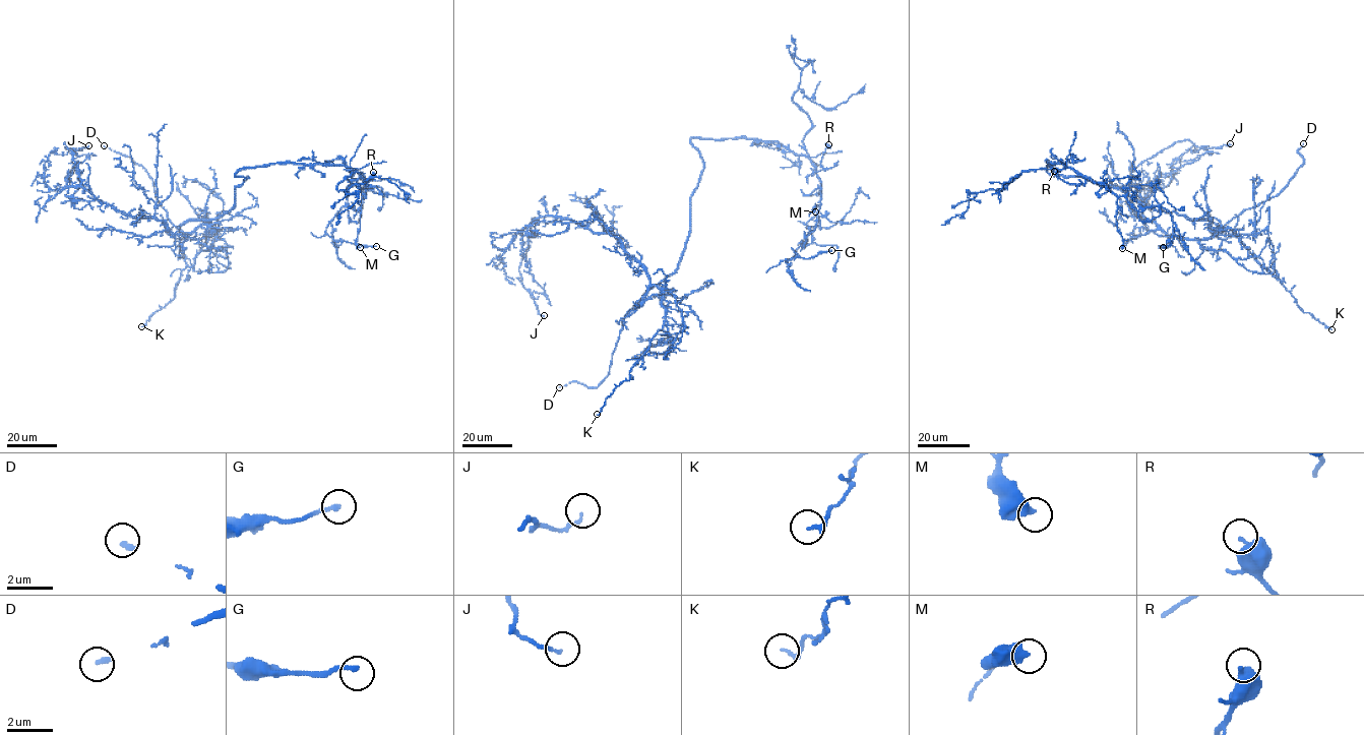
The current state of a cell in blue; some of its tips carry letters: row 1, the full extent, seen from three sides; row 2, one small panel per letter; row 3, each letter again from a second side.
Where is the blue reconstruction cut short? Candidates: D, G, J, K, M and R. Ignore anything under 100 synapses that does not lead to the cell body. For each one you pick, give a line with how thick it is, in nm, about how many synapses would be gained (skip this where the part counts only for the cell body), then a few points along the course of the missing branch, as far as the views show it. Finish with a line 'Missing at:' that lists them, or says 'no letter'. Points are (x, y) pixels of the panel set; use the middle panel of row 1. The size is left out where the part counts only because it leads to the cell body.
Missing at: no letter

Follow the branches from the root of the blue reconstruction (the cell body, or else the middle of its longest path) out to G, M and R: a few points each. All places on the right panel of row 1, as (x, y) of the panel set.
G: (1136, 200), (1084, 178), (1050, 174), (1047, 161), (1106, 185), (1138, 210), (1166, 208), (1173, 239), (1163, 247)
M: (1136, 200), (1084, 178), (1050, 174), (1047, 161), (1063, 163), (1106, 185), (1117, 197), (1115, 219), (1122, 248)
R: (1136, 200), (1084, 178), (1050, 174), (1047, 161), (1063, 163), (1086, 182), (1065, 182), (1054, 171)

